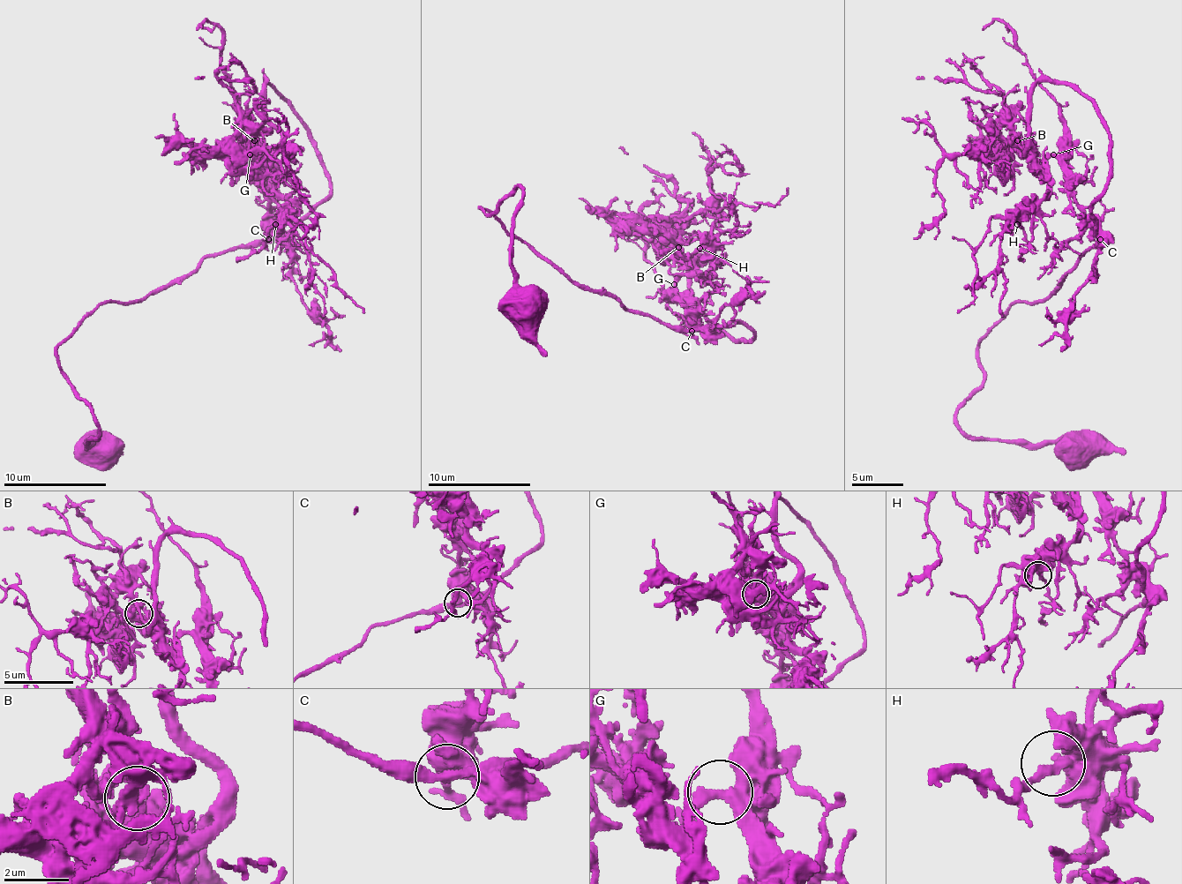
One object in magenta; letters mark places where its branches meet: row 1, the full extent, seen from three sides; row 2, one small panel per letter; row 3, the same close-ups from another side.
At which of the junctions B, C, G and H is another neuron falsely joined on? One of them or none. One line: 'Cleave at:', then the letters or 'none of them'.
Cleave at: none of them

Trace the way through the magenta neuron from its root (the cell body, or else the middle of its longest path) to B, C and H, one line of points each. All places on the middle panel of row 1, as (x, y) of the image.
B: (527, 304), (511, 263), (519, 186), (490, 214), (480, 209), (572, 281), (689, 331), (678, 248)
C: (527, 304), (511, 263), (519, 186), (490, 214), (480, 209), (572, 281), (691, 331)
H: (527, 304), (511, 263), (519, 186), (490, 214), (480, 209), (630, 312), (689, 331), (714, 276), (699, 248)

